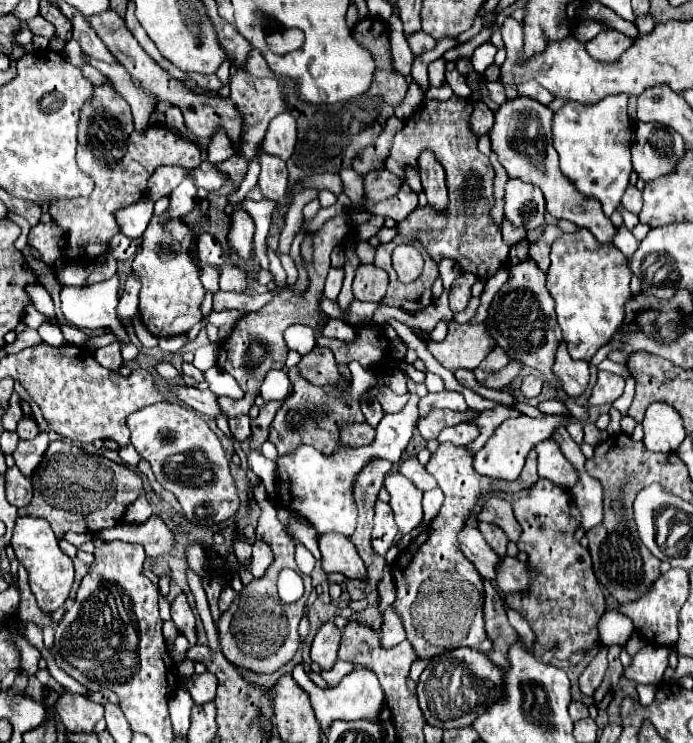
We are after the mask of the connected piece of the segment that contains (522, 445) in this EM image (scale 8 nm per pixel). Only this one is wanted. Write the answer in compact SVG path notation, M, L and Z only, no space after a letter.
M543 414L539 418L531 418L531 416L519 416L519 418L509 418L505 420L495 434L487 440L487 444L475 454L473 466L479 474L483 476L491 476L491 478L499 478L499 480L515 480L519 478L523 466L525 466L525 458L529 454L529 450L539 444L541 440L551 438L551 434L559 428L559 426L567 426L571 420L569 414Z

